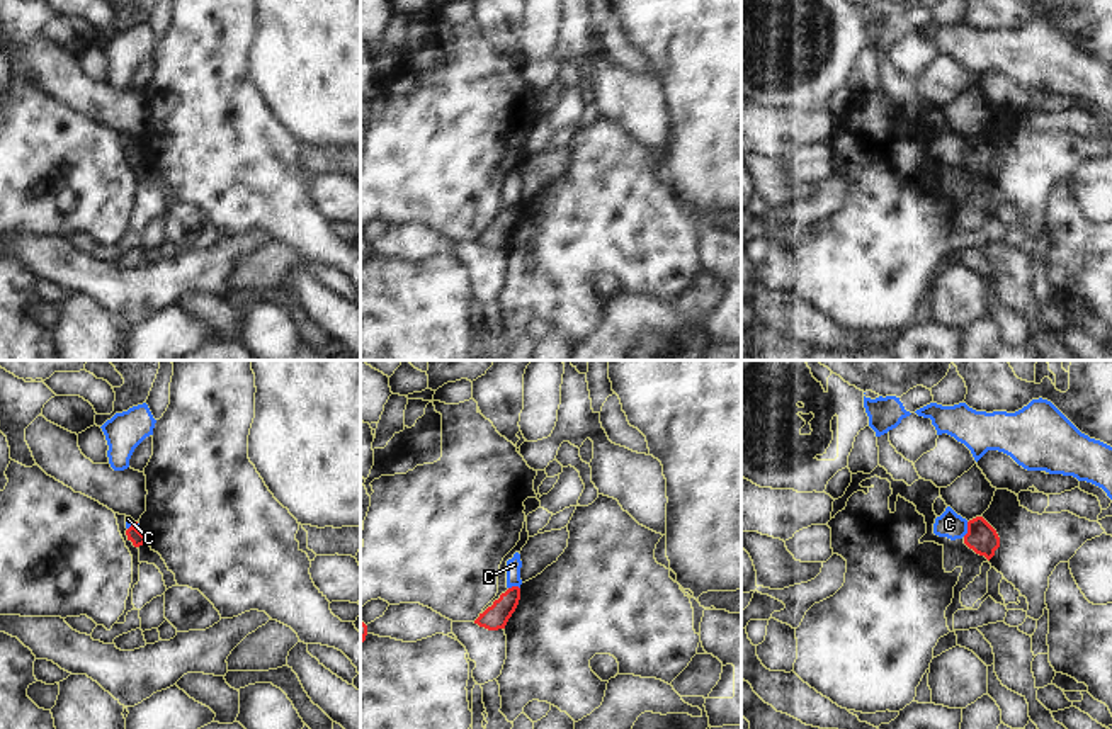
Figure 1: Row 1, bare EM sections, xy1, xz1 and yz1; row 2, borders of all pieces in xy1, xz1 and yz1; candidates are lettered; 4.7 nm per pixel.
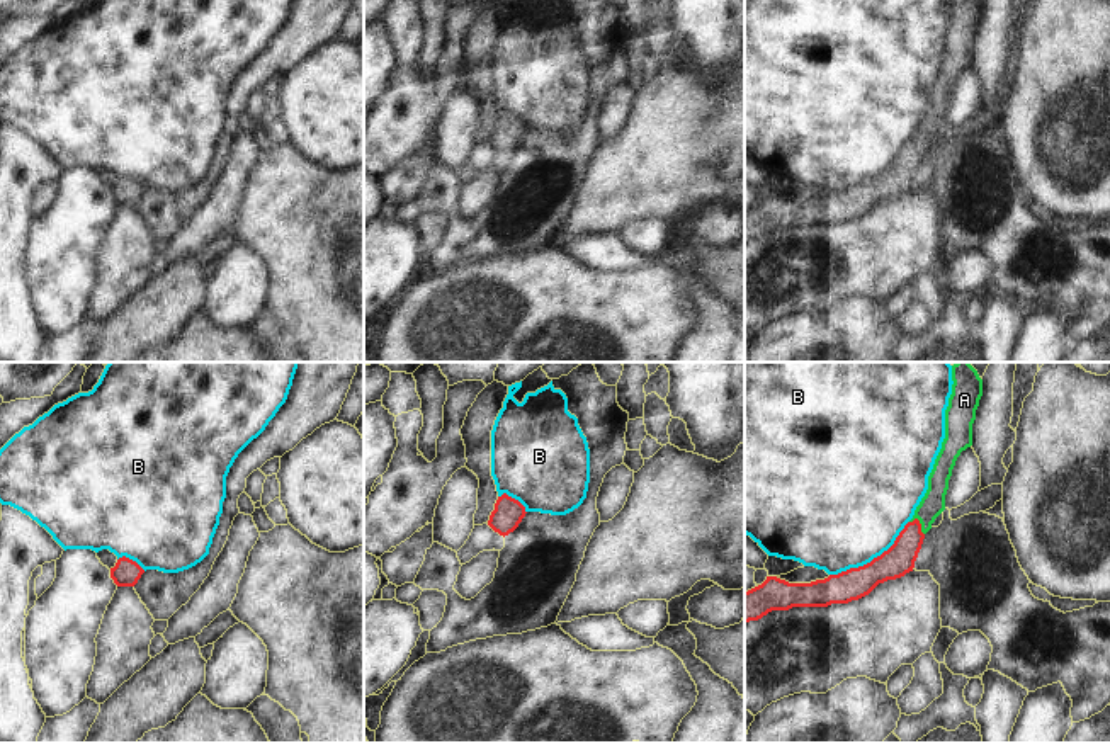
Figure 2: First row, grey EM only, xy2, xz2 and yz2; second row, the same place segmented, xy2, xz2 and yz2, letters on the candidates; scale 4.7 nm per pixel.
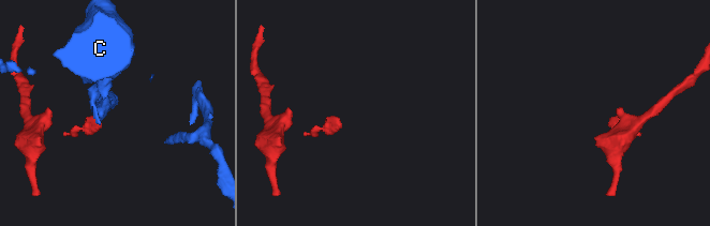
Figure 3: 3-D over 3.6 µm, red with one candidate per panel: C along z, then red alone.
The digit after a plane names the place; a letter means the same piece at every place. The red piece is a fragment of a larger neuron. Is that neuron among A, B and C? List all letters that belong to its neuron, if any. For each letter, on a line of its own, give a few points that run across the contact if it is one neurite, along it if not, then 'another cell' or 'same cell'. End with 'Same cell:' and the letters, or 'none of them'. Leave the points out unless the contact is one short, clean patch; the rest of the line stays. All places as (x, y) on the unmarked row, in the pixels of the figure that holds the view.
A: line yz2 (900, 177), (920, 143), (932, 123); same cell
B: another cell
C: line yz1 (968, 141), (968, 150), (963, 155); another cell
Same cell: A

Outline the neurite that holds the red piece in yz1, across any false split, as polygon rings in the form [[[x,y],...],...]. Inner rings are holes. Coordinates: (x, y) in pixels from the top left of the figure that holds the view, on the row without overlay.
[[[976,136],[967,141],[964,163],[990,180],[995,175],[995,170],[1000,167],[1000,156],[983,136]]]

